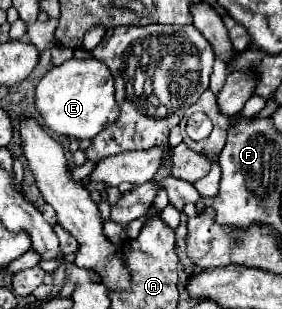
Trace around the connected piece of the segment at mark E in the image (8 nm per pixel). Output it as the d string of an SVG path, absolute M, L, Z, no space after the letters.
M69 59L59 67L53 67L37 85L35 105L45 125L57 135L75 139L93 139L99 131L113 125L119 119L119 105L115 101L113 75L105 63L97 59Z

